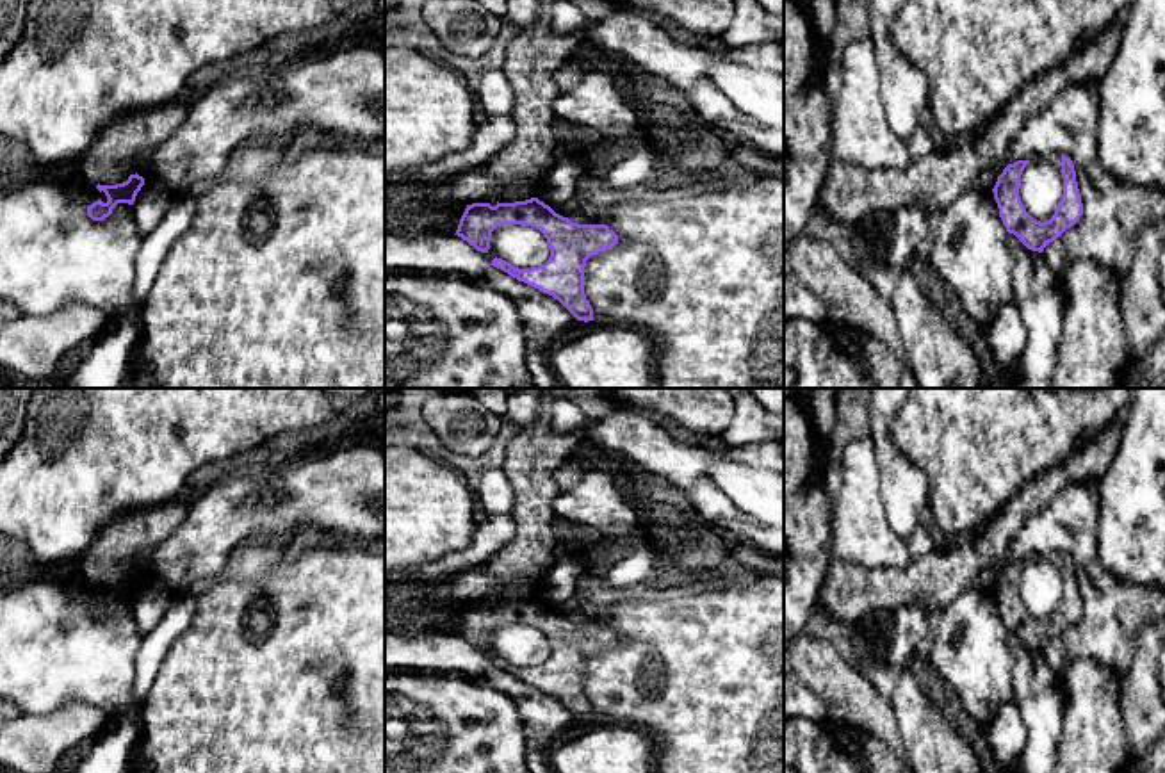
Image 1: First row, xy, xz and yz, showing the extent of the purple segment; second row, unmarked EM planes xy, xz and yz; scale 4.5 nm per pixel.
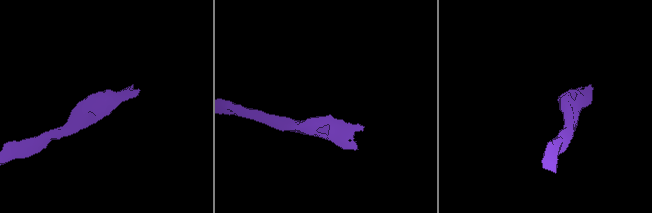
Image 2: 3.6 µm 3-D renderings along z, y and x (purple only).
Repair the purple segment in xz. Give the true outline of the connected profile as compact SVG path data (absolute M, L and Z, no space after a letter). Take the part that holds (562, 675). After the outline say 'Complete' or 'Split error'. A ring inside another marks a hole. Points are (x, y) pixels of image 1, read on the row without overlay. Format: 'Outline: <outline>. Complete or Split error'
Outline: M538 597L515 602L467 604L454 634L481 652L488 652L492 631L502 623L533 625L549 641L550 655L543 664L518 668L502 657L492 664L543 693L558 698L577 720L593 720L593 707L584 693L586 659L618 643L607 623L577 623L556 613Z. Complete

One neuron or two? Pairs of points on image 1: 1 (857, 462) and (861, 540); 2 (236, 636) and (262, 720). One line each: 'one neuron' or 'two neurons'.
1: one neuron
2: one neuron

